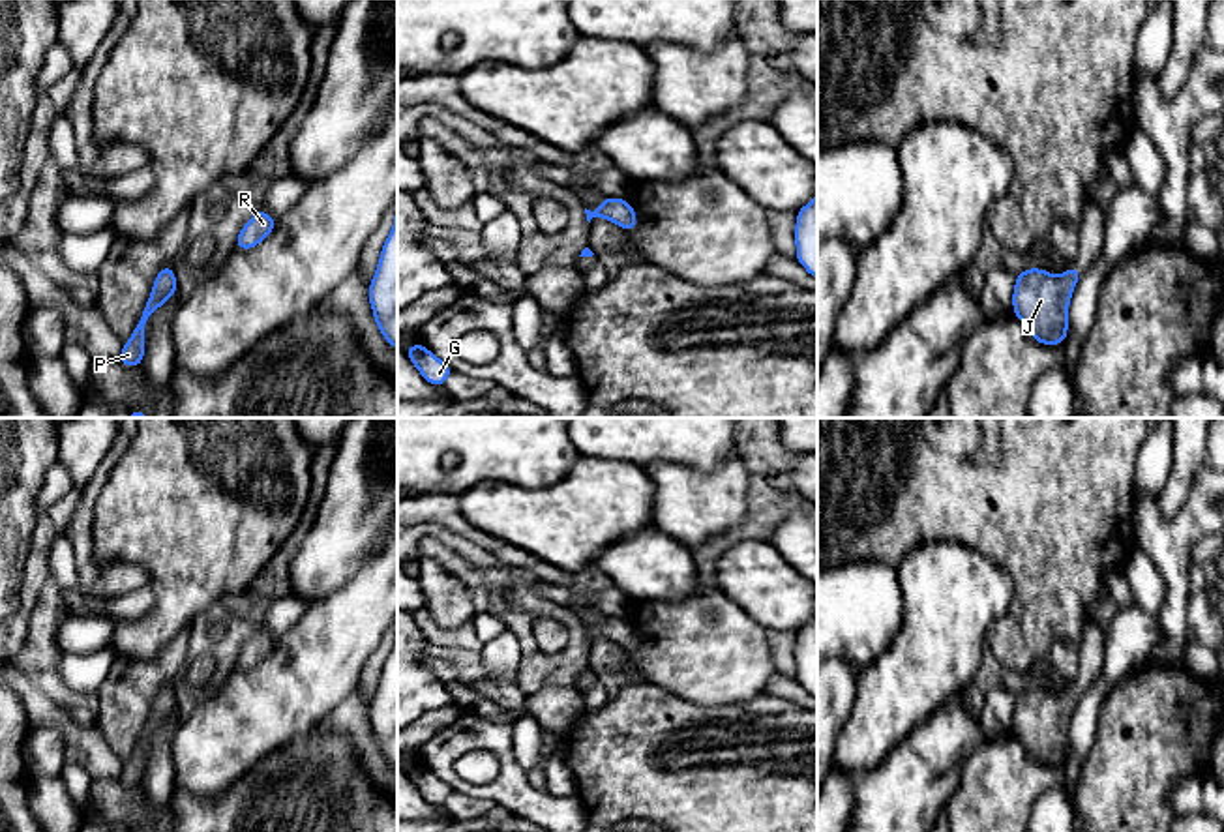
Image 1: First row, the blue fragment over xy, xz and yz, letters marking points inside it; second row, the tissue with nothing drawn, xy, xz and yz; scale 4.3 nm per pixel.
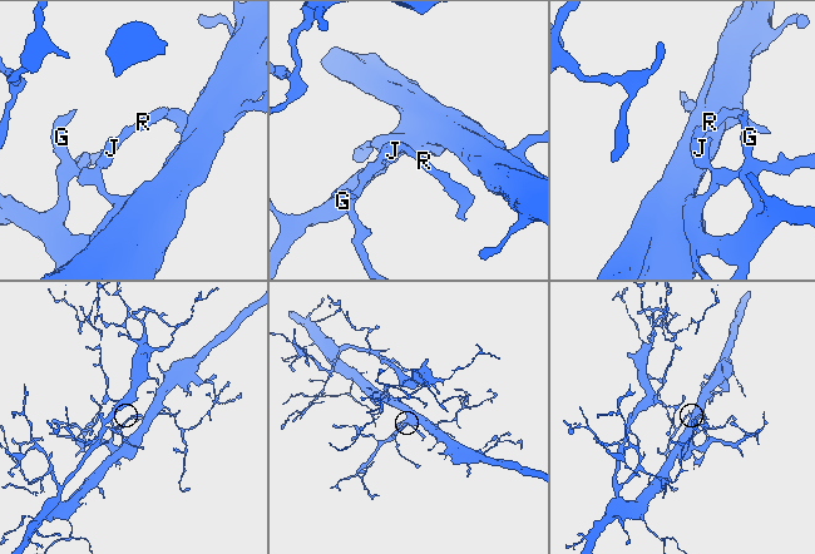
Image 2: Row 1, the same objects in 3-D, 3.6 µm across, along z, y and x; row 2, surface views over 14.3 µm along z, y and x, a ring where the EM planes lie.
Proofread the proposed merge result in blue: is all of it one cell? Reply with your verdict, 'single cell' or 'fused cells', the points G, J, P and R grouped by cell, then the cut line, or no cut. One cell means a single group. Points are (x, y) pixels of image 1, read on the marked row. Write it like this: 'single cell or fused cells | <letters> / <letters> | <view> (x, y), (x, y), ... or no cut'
single cell | G J P R | no cut

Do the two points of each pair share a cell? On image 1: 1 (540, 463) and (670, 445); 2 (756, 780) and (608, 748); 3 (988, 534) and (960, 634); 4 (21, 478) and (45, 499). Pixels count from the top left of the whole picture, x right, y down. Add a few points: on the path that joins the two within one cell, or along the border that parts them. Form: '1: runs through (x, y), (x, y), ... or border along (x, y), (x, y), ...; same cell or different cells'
1: border along (568, 437), (580, 454); different cells
2: runs through (718, 780), (685, 771), (670, 759), (645, 756); same cell
3: border along (941, 540), (956, 540), (992, 557), (1016, 583); different cells
4: border along (57, 460), (38, 493), (34, 516); different cells

